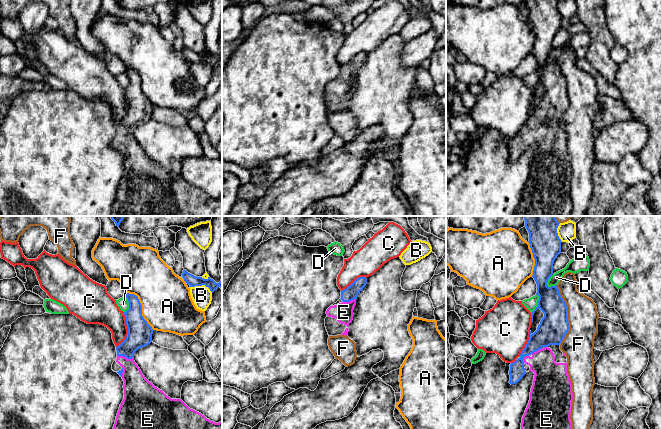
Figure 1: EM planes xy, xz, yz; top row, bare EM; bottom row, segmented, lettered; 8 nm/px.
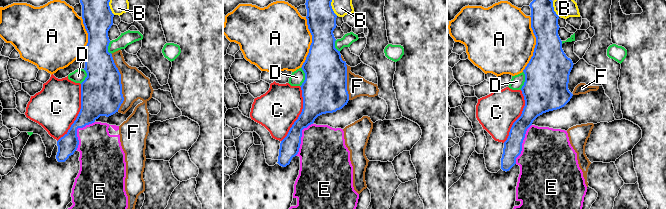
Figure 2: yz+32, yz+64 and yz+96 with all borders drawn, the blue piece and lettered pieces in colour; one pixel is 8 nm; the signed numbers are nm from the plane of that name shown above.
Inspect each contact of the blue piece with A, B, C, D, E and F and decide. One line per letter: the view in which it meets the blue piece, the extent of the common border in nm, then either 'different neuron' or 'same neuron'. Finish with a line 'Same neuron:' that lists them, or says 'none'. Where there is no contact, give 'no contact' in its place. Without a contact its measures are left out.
A: contact in xy; length 380 nm; different neuron
B: contact in xy; length 190 nm; different neuron
C: contact in xy; length 300 nm; different neuron
D: contact in yz; length 120 nm; different neuron
E: contact in xy; length 140 nm; same neuron
F: contact in yz; length 480 nm; different neuron
Same neuron: E

